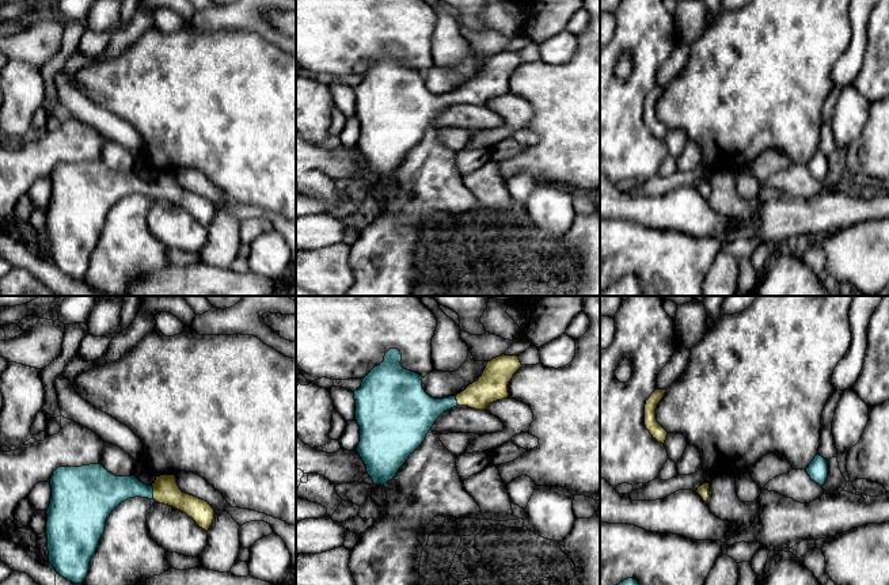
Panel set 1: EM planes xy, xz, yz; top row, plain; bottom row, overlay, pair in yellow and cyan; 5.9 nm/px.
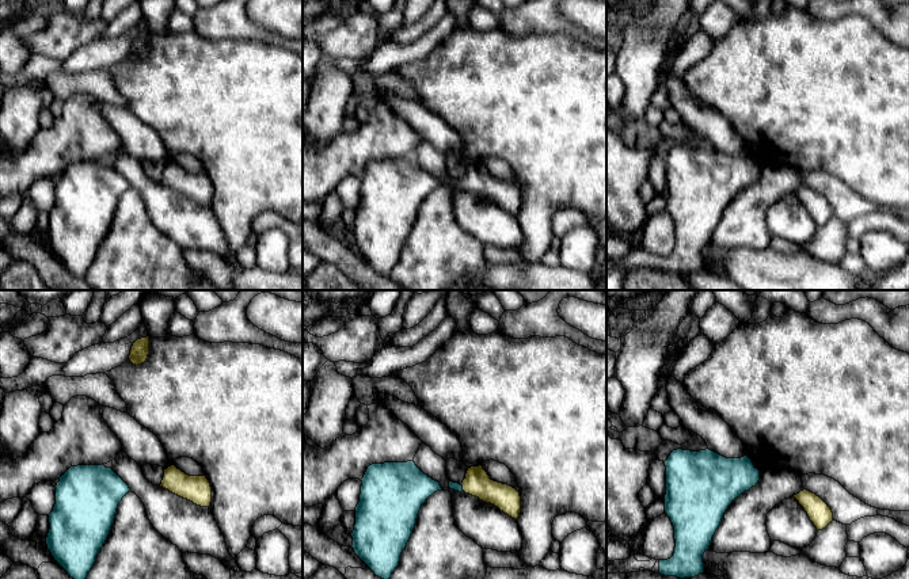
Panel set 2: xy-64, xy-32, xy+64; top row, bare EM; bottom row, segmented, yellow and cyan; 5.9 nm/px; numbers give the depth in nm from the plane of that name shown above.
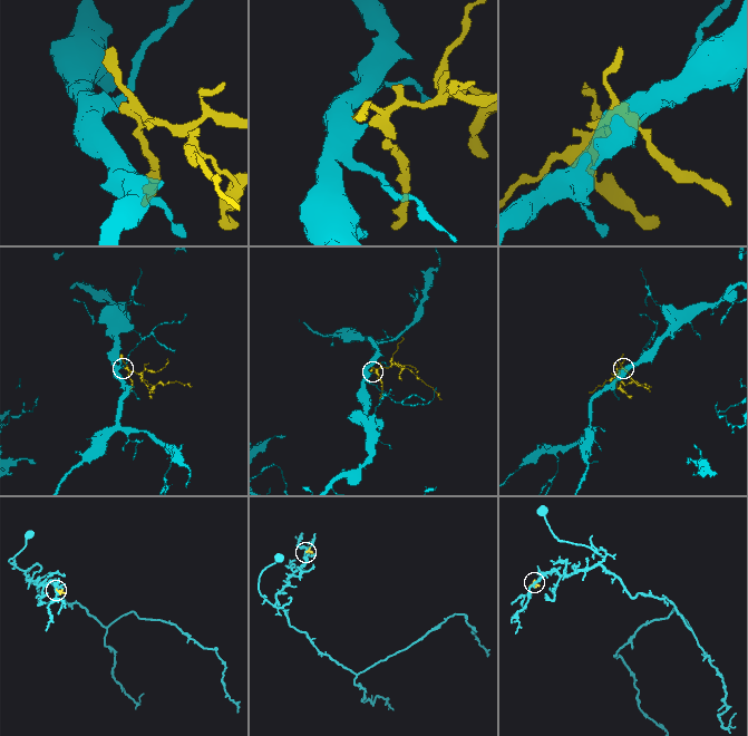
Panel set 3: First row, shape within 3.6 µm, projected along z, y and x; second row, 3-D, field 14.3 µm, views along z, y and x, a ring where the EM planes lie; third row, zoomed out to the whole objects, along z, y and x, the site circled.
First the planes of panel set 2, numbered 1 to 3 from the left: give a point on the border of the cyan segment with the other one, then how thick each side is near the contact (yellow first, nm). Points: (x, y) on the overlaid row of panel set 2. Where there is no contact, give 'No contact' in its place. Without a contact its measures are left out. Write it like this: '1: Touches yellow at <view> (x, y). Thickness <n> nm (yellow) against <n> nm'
1: No contact
2: Touches yellow at xy-32 (463, 487). Thickness 160 nm (yellow) against 50 nm
3: No contact

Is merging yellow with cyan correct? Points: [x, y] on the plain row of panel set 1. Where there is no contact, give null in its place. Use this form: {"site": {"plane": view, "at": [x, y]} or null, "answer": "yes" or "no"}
{"site": {"plane": "xy", "at": [154, 189]}, "answer": "yes"}

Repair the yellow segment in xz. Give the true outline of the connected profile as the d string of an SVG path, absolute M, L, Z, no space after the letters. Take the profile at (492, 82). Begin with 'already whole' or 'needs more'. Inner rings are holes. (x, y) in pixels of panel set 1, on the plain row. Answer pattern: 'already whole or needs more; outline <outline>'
needs more; outline M390 45L384 57L375 62L362 76L361 83L356 86L356 117L360 122L360 138L357 148L366 162L366 168L375 181L385 181L392 176L396 168L403 163L409 152L422 140L436 115L447 106L456 102L468 102L475 106L487 106L493 98L509 94L508 80L513 71L523 62L517 52L499 52L487 58L482 72L470 80L456 92L434 95L422 84L422 72L402 62L402 50L398 45Z

